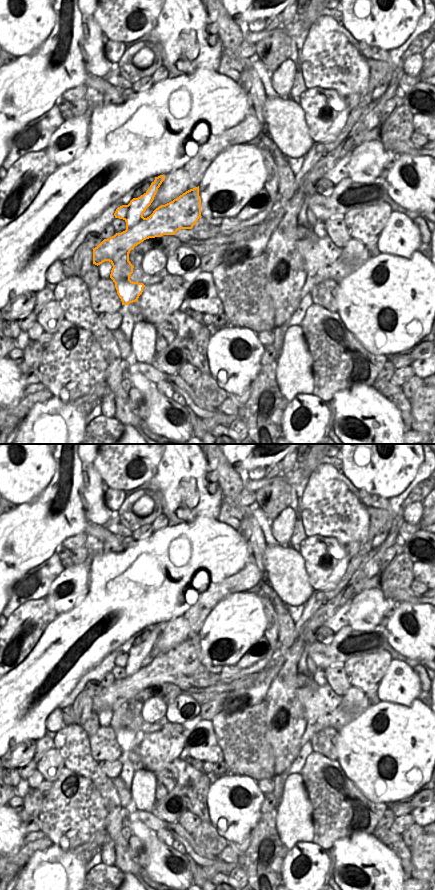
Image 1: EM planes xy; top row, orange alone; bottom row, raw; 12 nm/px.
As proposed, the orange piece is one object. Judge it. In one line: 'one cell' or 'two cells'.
two cells

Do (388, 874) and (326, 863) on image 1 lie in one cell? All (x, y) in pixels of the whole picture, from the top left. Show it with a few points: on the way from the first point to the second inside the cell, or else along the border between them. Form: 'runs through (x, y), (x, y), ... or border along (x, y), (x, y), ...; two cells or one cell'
border along (331, 857), (332, 868); two cells

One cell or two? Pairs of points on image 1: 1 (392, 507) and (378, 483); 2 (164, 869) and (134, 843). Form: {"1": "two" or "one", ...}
{"1": "two", "2": "two"}

